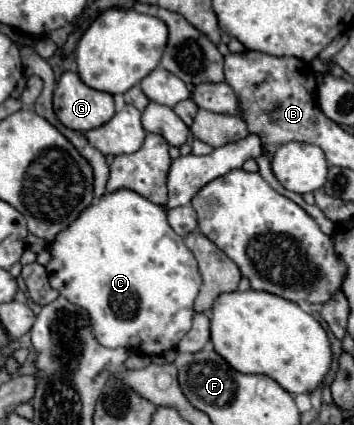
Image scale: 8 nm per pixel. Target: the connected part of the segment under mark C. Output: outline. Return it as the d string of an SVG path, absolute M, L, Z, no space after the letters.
M119 188L111 194L105 192L99 200L87 206L75 222L55 236L49 250L51 260L45 266L49 286L89 312L95 338L103 346L127 346L139 354L161 354L175 348L187 330L191 330L191 318L195 314L193 300L199 292L201 278L195 256L183 244L183 238L171 230L163 206L157 206L127 188Z

